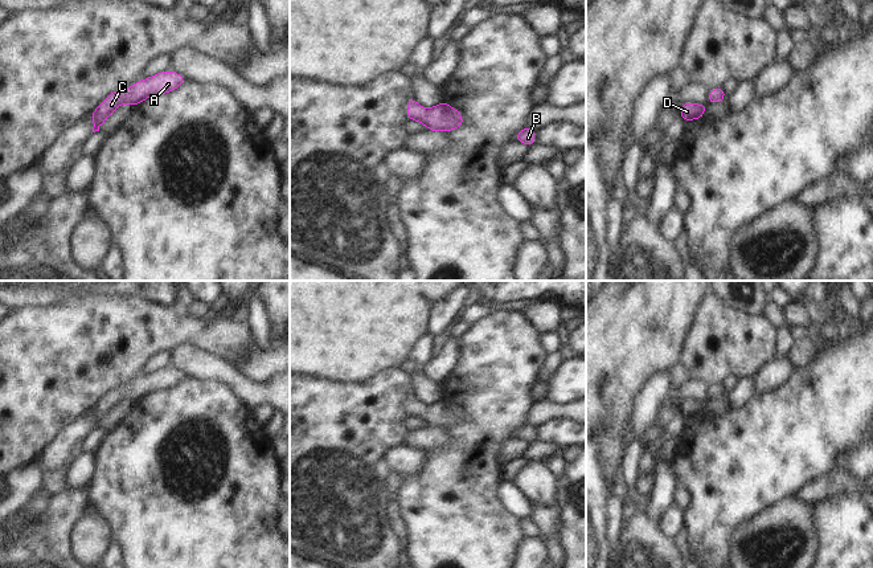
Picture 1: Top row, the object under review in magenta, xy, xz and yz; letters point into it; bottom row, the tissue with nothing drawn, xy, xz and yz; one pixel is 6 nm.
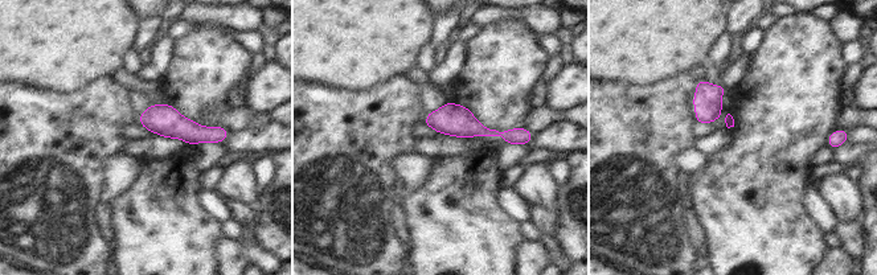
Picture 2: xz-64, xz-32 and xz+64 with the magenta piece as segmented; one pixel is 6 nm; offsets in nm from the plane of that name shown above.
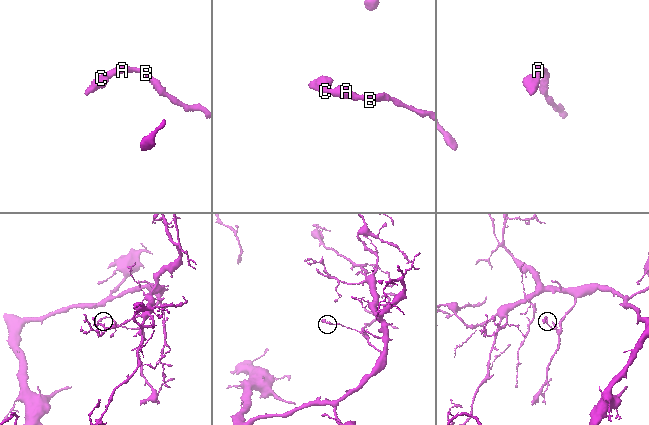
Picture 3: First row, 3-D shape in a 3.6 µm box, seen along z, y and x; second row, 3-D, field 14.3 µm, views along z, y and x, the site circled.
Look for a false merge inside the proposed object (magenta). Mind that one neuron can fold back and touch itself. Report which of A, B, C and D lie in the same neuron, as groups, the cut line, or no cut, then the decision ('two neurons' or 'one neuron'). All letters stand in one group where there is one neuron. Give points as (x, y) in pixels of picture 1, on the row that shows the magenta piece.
A B C D | no cut | one neuron

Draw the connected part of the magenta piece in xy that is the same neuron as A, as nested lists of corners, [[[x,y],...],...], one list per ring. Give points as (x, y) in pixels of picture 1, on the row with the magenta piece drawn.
[[[165,70],[132,86],[128,86],[126,91],[112,91],[91,114],[91,119],[94,122],[93,132],[99,131],[101,124],[123,102],[136,106],[146,98],[155,94],[165,94],[172,91],[184,82],[185,78],[183,75],[171,70]]]

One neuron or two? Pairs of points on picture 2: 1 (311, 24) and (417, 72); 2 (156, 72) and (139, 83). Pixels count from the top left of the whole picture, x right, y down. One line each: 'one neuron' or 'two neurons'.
1: two neurons
2: two neurons

